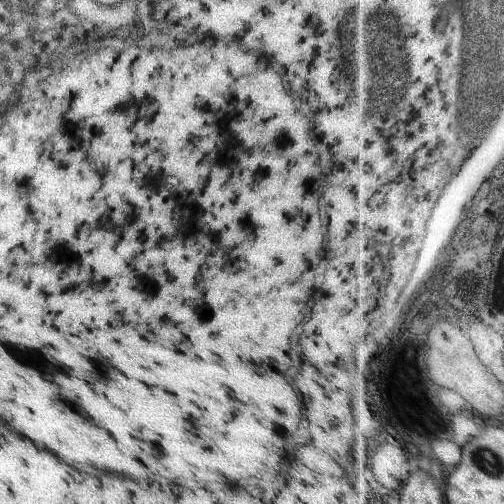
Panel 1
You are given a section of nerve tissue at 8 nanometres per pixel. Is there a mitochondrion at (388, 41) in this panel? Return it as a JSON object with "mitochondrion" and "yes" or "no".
{"mitochondrion":"yes"}

